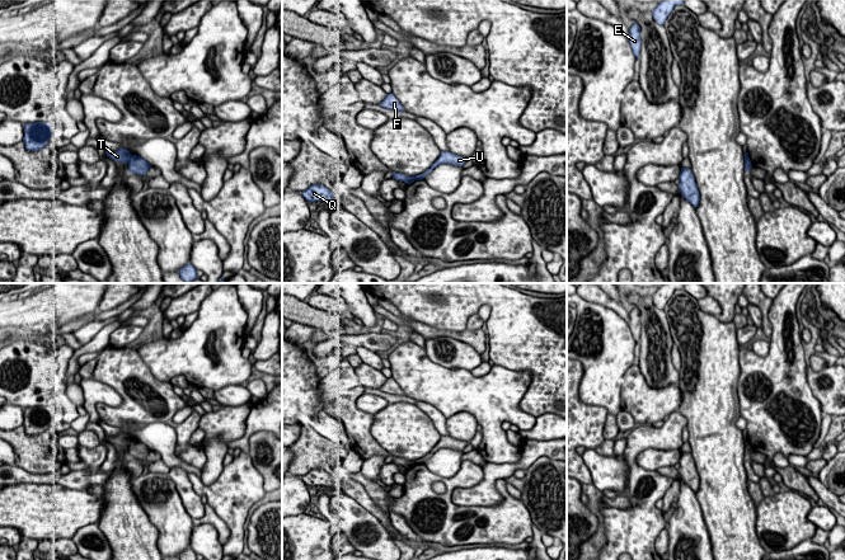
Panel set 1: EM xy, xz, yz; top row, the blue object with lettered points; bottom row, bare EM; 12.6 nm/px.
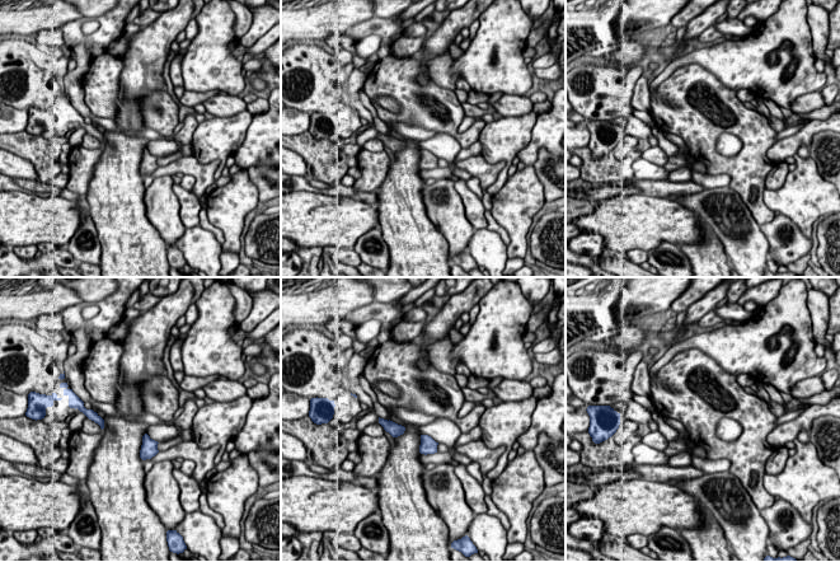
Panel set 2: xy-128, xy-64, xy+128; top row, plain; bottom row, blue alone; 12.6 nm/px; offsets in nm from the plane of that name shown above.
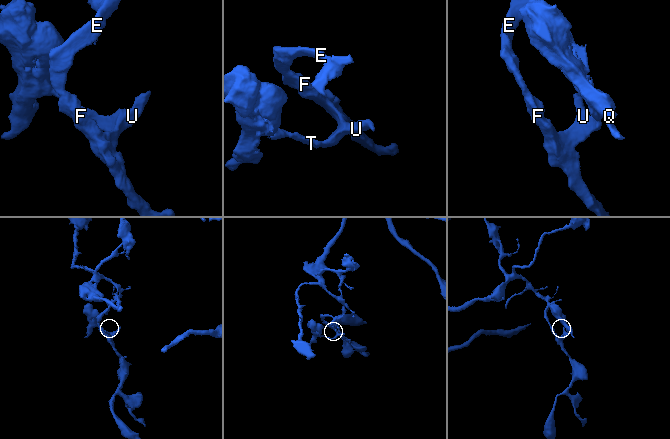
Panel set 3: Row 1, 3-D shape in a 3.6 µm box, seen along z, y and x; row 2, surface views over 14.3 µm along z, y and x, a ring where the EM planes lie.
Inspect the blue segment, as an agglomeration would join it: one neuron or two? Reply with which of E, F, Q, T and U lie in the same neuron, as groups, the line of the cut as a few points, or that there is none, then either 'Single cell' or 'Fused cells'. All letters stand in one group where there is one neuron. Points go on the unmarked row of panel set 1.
Groups: E F U / Q T. Split along xy (131, 440), (127, 447). Fused cells

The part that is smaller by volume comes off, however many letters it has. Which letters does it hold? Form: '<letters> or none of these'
Q, T

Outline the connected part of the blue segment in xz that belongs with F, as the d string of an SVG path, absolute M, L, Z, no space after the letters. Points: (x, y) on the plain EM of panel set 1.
M393 377L386 378L386 381L382 383L379 391L382 391L390 395L398 395L398 396L404 395L403 390L399 387L399 385L396 383L396 381Z

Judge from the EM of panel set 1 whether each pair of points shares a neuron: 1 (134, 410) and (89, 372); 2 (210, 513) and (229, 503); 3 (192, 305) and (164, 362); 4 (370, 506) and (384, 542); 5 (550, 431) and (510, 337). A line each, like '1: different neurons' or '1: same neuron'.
1: same neuron
2: different neurons
3: different neurons
4: different neurons
5: different neurons

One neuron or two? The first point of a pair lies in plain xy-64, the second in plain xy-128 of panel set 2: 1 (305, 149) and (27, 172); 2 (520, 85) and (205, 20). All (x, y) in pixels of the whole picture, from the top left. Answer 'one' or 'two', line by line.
1: two
2: one

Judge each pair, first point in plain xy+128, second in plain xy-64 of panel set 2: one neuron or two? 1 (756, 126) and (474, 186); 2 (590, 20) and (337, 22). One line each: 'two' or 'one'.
1: two
2: one

